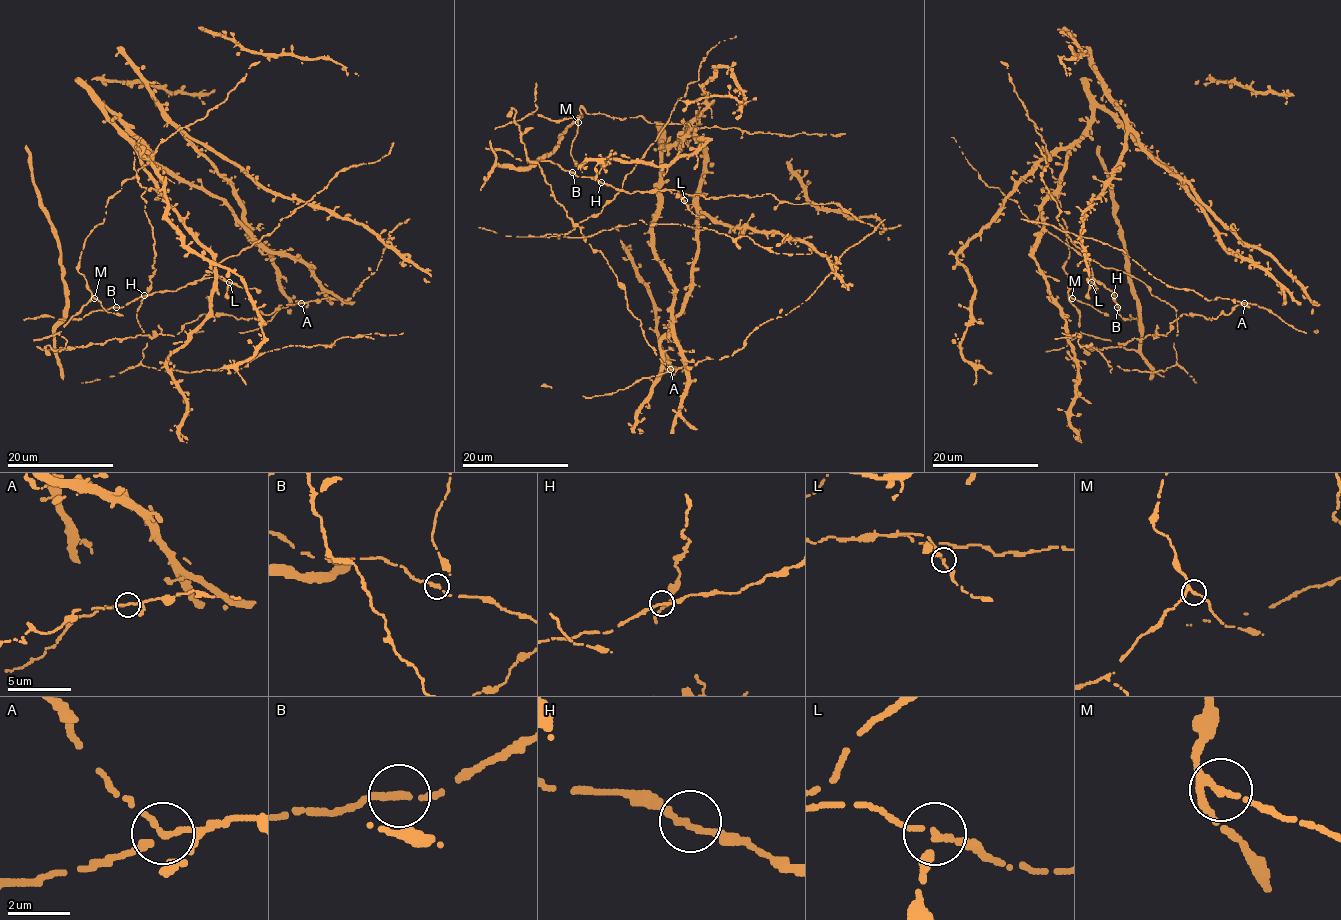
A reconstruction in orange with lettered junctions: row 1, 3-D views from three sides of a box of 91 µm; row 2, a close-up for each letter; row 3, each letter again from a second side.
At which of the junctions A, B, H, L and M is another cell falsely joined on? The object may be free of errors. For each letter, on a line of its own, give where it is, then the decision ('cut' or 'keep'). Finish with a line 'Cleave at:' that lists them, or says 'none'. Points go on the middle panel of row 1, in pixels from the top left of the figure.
A: at (670, 369); cut
B: at (572, 172); keep
H: at (601, 182); keep
L: at (684, 200); keep
M: at (578, 122); keep
Cleave at: A

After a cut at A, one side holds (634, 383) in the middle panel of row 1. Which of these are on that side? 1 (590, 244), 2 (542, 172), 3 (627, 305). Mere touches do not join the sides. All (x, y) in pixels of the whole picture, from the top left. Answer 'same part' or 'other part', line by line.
1: other part
2: other part
3: other part

